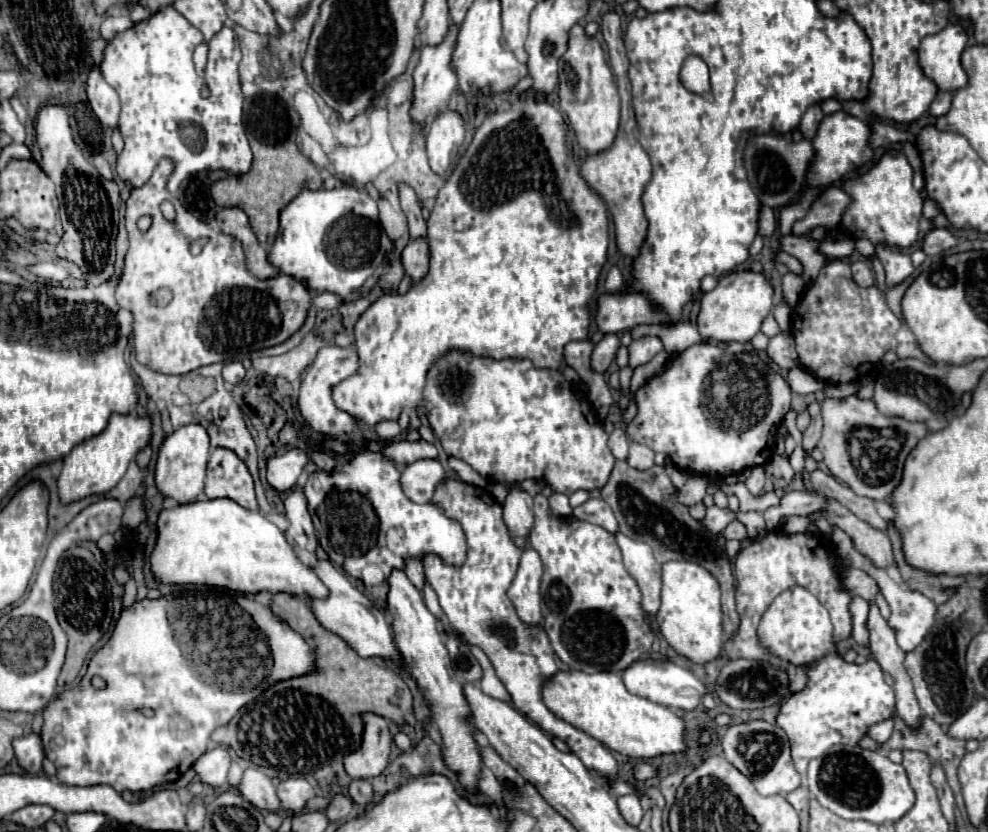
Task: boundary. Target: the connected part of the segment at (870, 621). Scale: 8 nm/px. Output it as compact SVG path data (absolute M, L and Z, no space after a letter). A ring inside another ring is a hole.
M869 602L869 618L867 618L867 630L869 630L869 650L871 650L871 656L881 664L883 672L887 674L887 680L889 684L893 686L895 690L895 698L897 698L897 714L907 714L907 724L917 728L919 722L921 722L921 708L917 704L917 698L915 698L915 692L913 692L913 684L911 684L911 676L907 674L905 666L903 666L903 660L905 660L905 652L899 648L897 640L895 640L895 634L893 630L889 628L887 620L879 614L879 608L875 602Z

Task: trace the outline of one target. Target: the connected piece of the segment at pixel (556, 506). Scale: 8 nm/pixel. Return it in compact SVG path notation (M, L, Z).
M555 492L551 498L549 498L549 508L555 516L569 516L571 514L571 506L569 506L569 498L565 494L559 494Z

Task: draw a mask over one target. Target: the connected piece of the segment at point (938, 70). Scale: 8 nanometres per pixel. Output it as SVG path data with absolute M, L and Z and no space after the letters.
M951 24L935 36L923 38L919 66L939 90L955 92L967 84L967 74L959 62L967 40L967 32L961 24Z

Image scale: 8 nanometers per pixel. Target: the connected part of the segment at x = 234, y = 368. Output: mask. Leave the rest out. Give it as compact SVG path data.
M229 362L223 368L223 380L229 384L239 384L245 378L245 368L241 362Z

